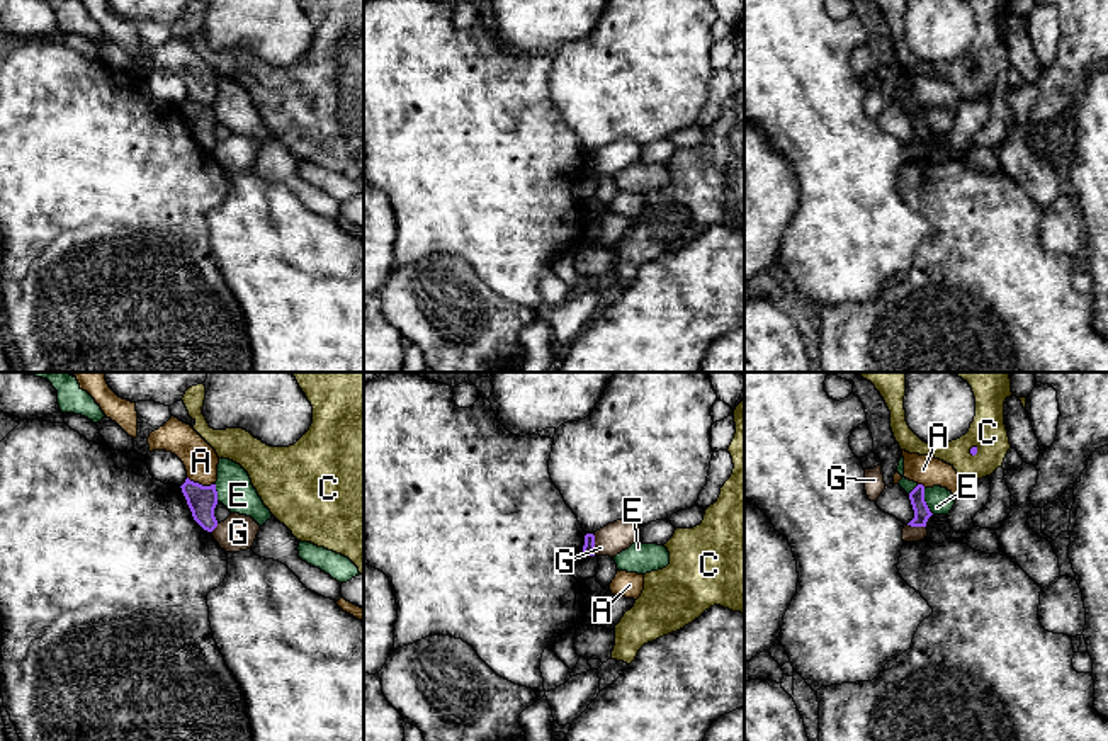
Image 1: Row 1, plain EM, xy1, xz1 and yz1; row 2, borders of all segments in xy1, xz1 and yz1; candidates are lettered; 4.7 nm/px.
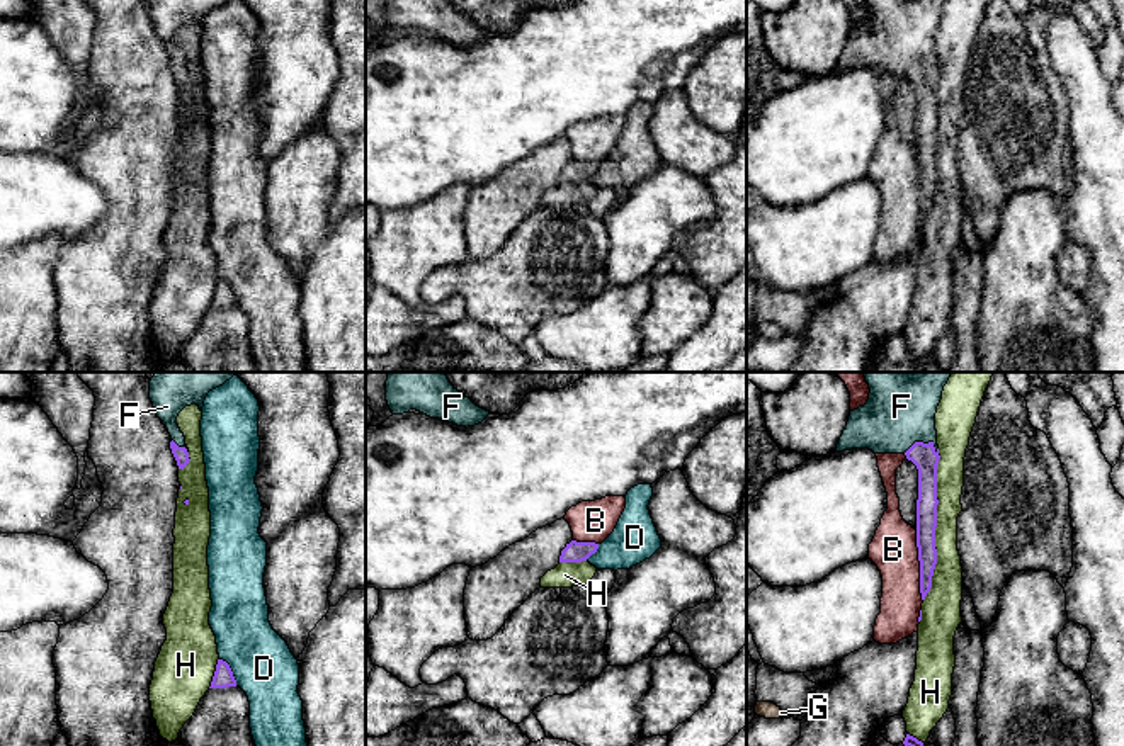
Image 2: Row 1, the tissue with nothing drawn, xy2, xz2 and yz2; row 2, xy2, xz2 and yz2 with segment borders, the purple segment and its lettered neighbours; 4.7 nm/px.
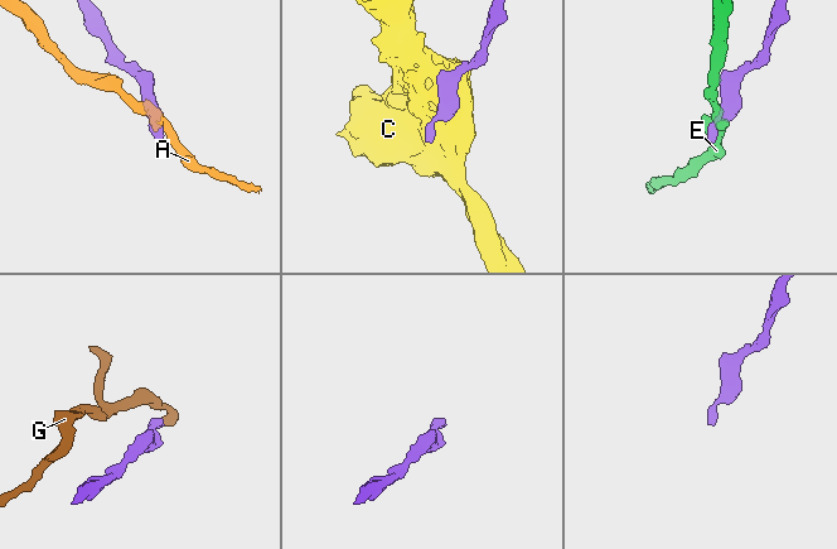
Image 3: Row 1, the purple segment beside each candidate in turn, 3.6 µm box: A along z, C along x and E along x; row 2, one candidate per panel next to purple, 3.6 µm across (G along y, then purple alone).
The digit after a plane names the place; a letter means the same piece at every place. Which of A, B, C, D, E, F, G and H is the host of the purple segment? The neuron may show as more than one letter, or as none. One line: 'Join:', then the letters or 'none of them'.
Join: F

